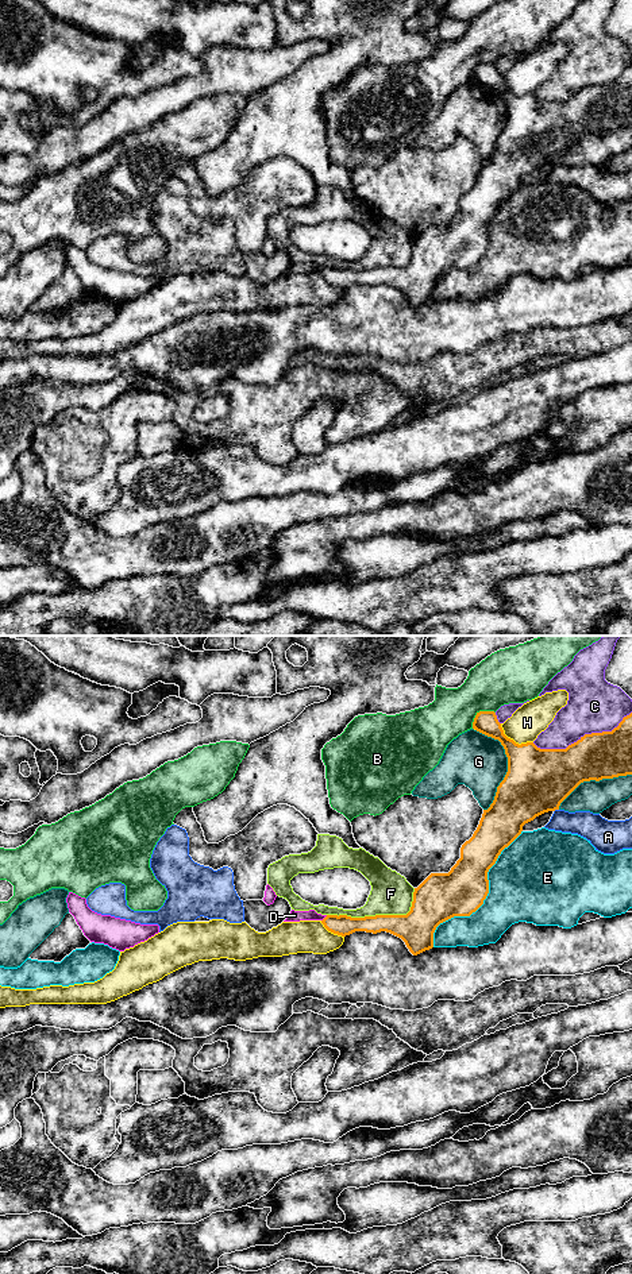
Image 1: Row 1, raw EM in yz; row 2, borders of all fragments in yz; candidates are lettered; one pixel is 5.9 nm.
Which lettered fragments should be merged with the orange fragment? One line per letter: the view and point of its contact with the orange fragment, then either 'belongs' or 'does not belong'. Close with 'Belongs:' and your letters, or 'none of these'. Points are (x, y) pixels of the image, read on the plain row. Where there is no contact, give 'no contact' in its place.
A: yz (555, 161) | does not belong
B: yz (478, 65) | does not belong
C: yz (584, 88) | does not belong
D: yz (324, 270) | belongs
E: yz (485, 250) | does not belong
F: yz (378, 267) | does not belong
G: yz (508, 118) | does not belong
H: yz (512, 92) | does not belong
Belongs: D

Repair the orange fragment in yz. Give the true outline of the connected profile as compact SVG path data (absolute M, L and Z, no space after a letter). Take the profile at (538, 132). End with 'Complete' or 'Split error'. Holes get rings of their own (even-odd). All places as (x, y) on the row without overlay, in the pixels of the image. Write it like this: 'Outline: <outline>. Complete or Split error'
Outline: M494 63L477 65L473 81L501 94L508 109L508 124L497 139L493 155L483 162L473 189L462 197L460 211L451 223L431 225L415 240L412 259L406 267L351 270L321 267L315 262L292 262L284 274L320 273L328 283L342 289L355 283L386 283L401 290L409 304L417 308L433 300L433 285L440 275L454 269L470 269L483 256L489 246L489 221L501 204L521 186L525 175L544 165L559 162L560 155L583 134L632 127L632 65L612 84L585 86L566 101L540 101L533 94L516 96L504 86Z. Split error

